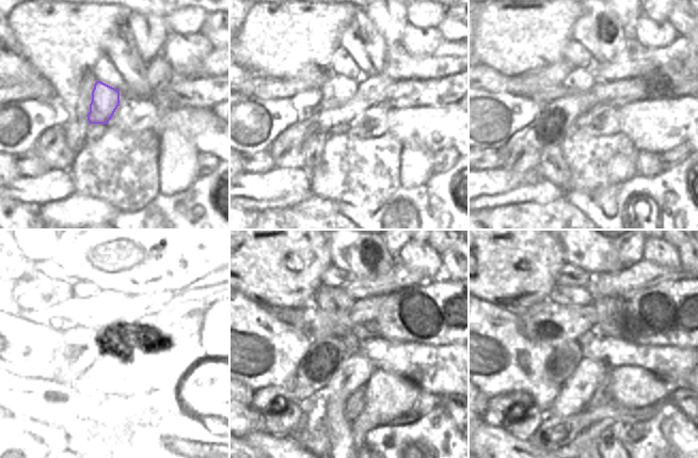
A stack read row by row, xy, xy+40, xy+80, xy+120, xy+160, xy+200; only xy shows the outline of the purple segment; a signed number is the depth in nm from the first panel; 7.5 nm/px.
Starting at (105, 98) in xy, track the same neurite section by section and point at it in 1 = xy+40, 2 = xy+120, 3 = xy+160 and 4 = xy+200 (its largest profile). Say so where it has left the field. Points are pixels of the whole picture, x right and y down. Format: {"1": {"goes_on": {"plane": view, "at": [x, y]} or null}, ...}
{"1": {"goes_on": {"plane": "xy+40", "at": [337, 90]}}, "2": {"goes_on": {"plane": "xy+120", "at": [100, 316]}}, "3": {"goes_on": {"plane": "xy+160", "at": [324, 295]}}, "4": {"goes_on": {"plane": "xy+200", "at": [578, 295]}}}

